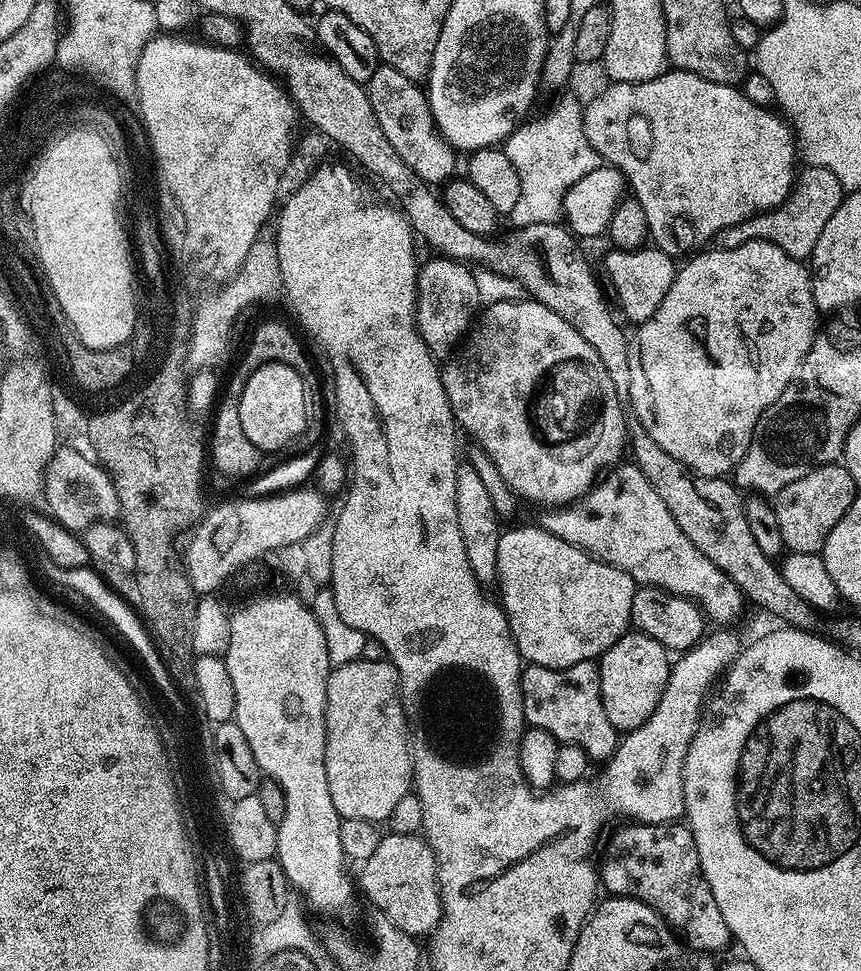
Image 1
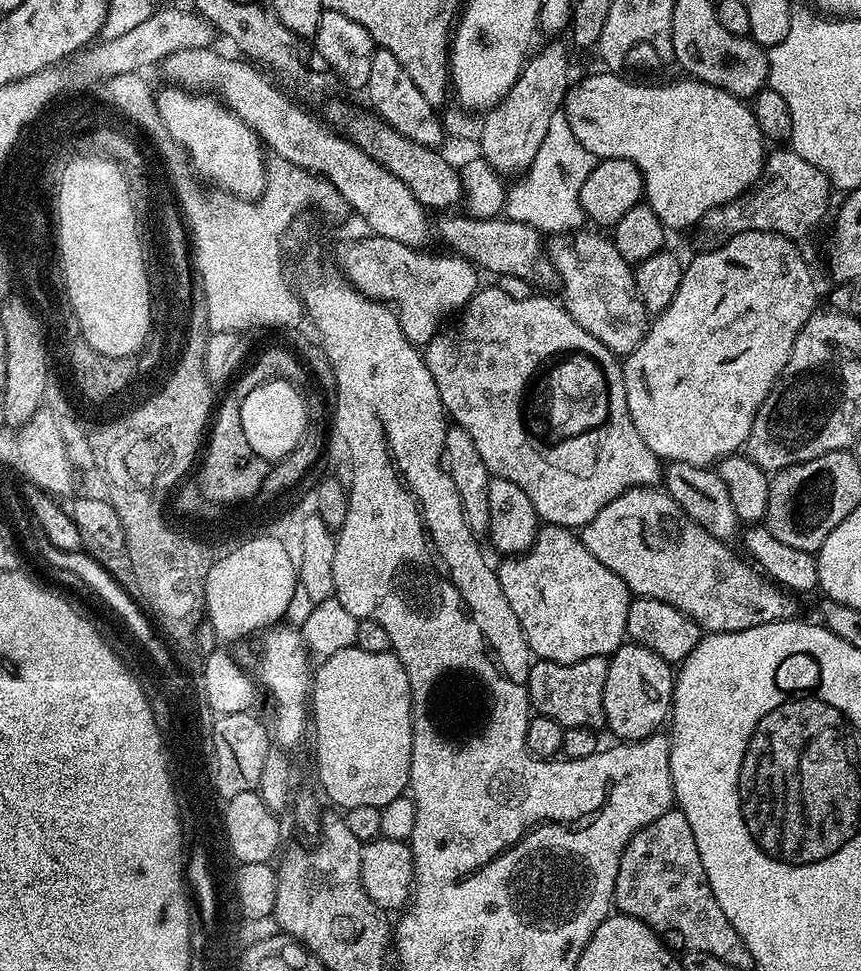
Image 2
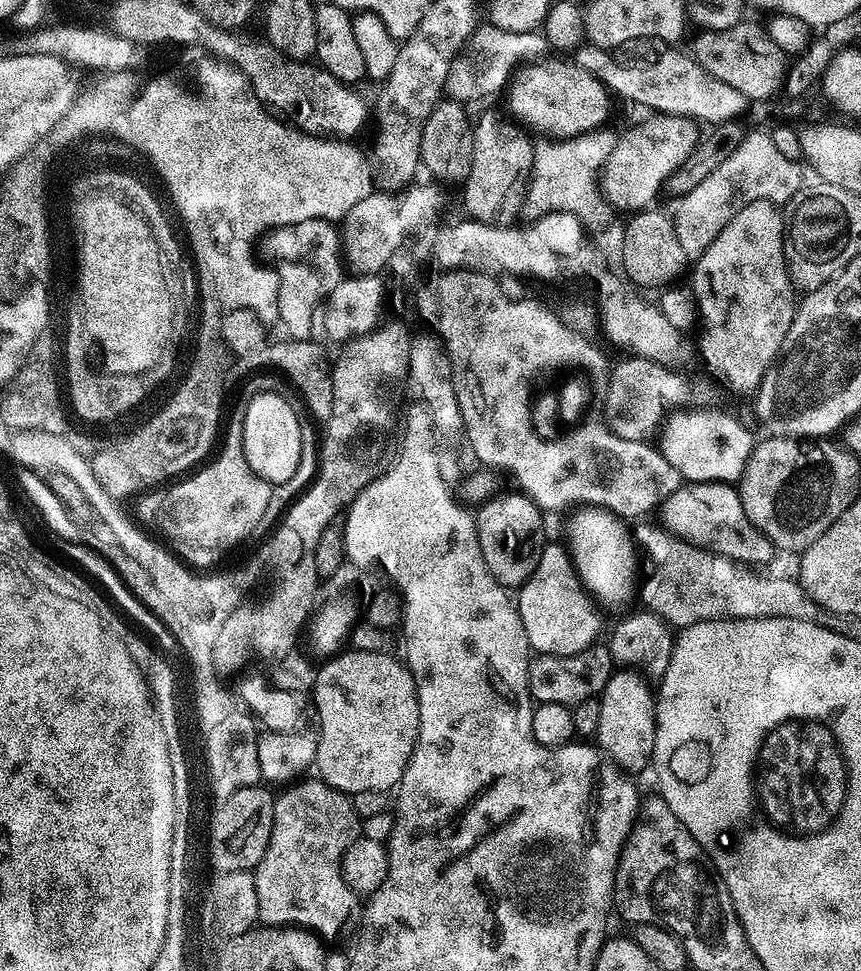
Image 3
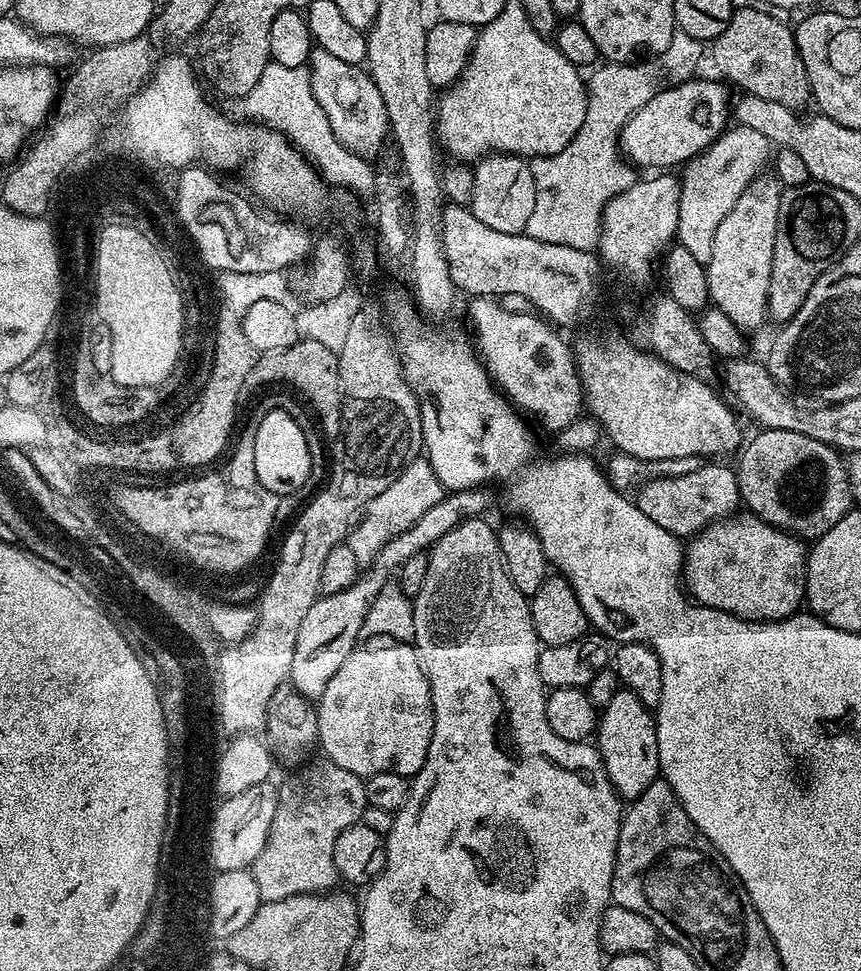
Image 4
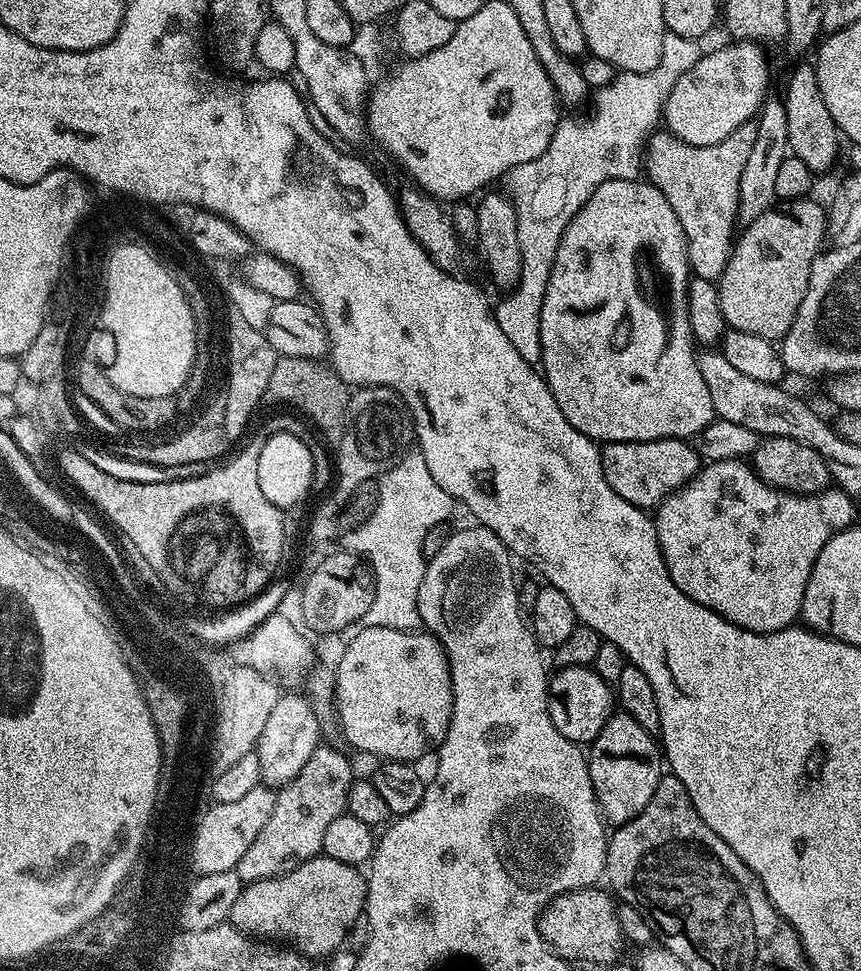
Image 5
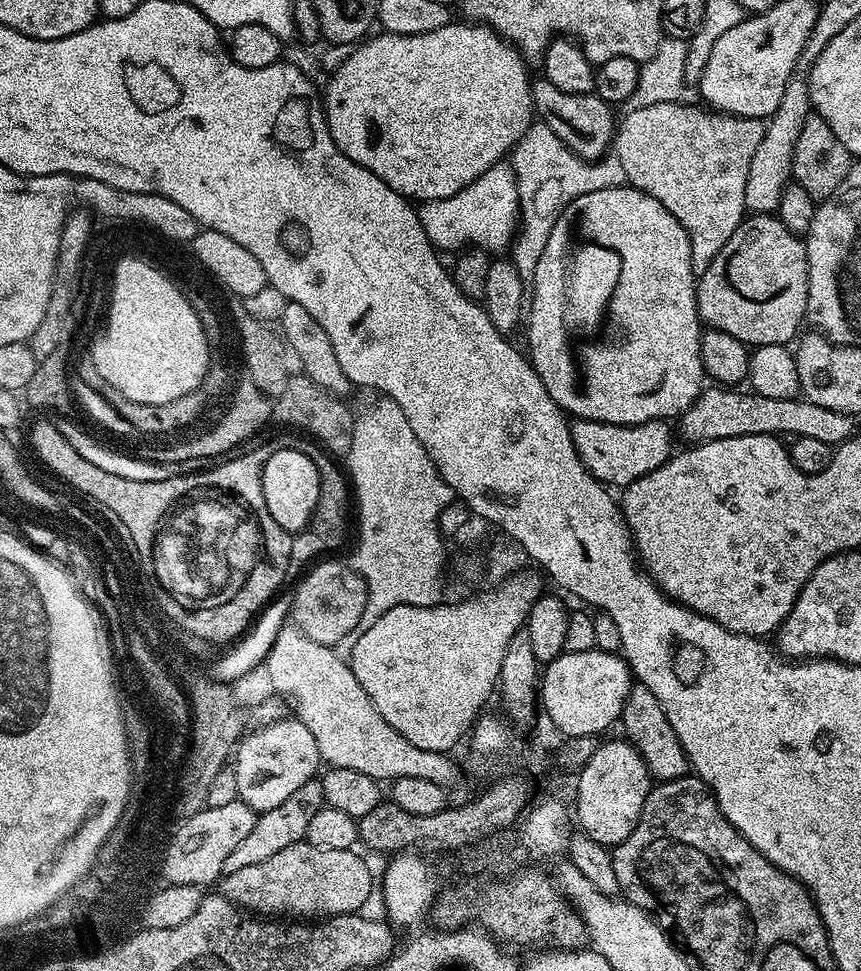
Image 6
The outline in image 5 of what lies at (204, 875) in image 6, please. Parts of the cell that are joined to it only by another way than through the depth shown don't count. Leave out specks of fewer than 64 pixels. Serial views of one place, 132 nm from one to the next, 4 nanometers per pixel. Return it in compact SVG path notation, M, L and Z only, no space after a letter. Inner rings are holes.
M261 786L250 790L250 794L245 794L236 804L225 802L224 807L209 813L208 819L199 827L199 835L194 837L196 864L199 864L199 868L208 871L226 868L233 871L242 854L246 854L249 849L250 842L254 842L262 826L266 826L270 813L274 811L275 801L276 792L271 787Z

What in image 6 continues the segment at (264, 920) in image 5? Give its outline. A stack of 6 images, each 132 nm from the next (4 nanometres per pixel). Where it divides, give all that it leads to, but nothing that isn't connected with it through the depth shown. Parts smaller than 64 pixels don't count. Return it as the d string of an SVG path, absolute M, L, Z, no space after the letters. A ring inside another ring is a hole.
M301 842L286 846L286 850L278 850L278 854L266 858L266 862L258 862L224 876L218 888L231 904L237 904L249 913L264 918L299 918L312 922L317 918L356 914L368 897L372 884L359 851L351 848L322 850Z

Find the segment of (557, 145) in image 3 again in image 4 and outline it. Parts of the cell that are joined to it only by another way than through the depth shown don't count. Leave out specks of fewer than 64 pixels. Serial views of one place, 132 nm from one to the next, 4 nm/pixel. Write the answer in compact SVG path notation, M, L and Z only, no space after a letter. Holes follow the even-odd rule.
M678 30L670 38L670 46L655 58L627 64L601 63L586 80L590 89L588 105L578 134L558 154L537 156L531 161L536 205L534 214L530 214L527 236L551 244L595 249L600 241L600 215L604 208L613 196L634 186L638 179L637 169L622 155L620 133L624 123L665 85L693 79L703 60L705 41Z

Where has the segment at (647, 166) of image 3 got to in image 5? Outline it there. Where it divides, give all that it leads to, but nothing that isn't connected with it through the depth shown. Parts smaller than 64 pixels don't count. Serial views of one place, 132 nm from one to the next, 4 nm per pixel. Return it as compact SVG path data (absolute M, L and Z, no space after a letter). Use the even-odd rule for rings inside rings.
M737 40L728 42L725 48L716 48L713 52L705 51L678 82L674 82L674 90L670 90L670 98L666 98L666 106L662 117L662 124L677 140L686 142L690 146L714 146L722 142L722 138L730 138L738 126L749 123L759 113L768 89L768 56L761 45L751 40Z

